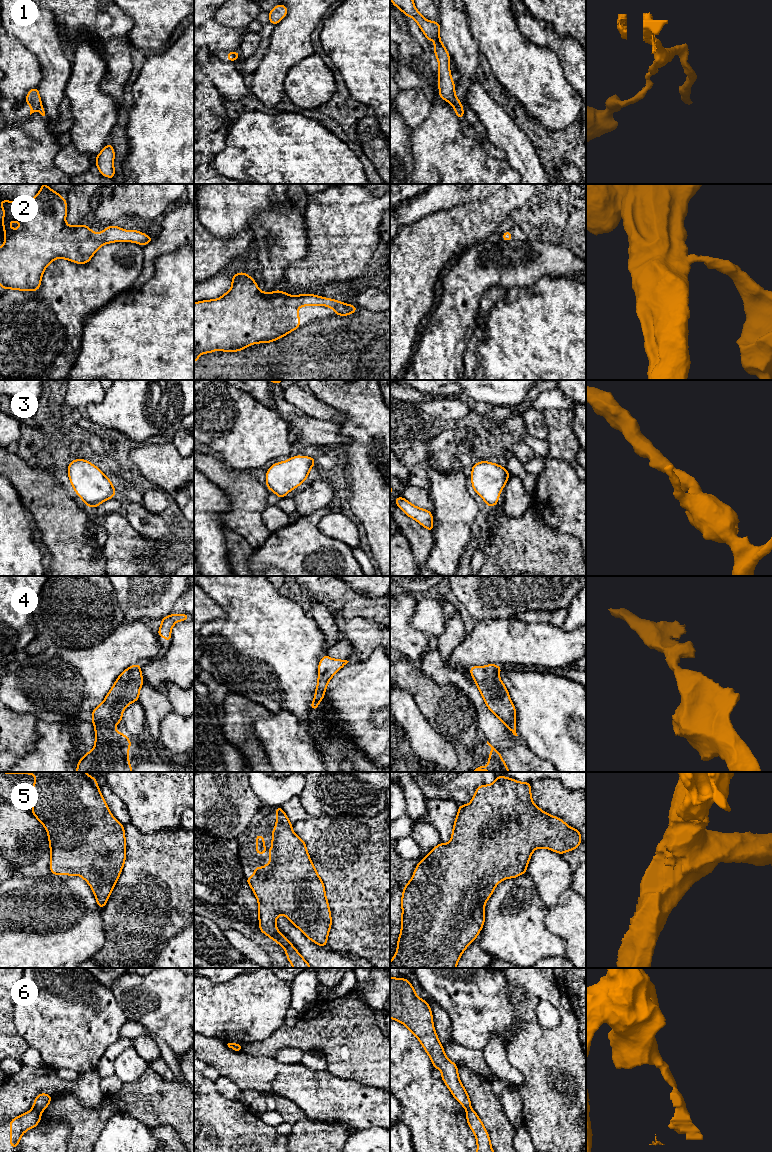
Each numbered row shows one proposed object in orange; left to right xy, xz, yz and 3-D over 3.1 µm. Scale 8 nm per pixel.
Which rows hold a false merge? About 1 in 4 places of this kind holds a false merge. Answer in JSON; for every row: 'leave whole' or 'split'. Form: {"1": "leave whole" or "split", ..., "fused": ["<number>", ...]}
{"1": "split", "2": "leave whole", "3": "leave whole", "4": "leave whole", "5": "leave whole", "6": "split", "fused": ["1", "6"]}

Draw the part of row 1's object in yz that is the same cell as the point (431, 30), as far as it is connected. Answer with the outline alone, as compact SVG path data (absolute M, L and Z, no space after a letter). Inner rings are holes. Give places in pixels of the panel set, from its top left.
M391 0L406 16L416 20L418 26L428 41L434 40L434 52L439 63L438 86L439 96L449 102L454 108L462 109L460 100L455 95L455 83L451 78L449 67L450 56L444 44L440 41L439 21L431 22L425 19L416 9L413 0Z

